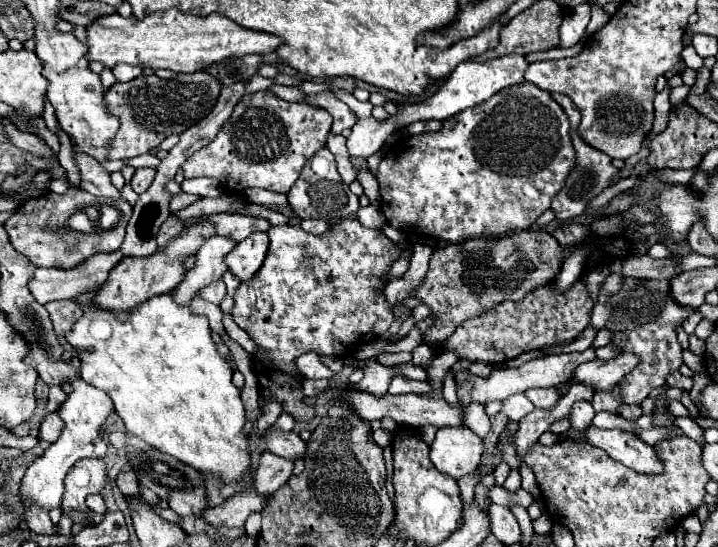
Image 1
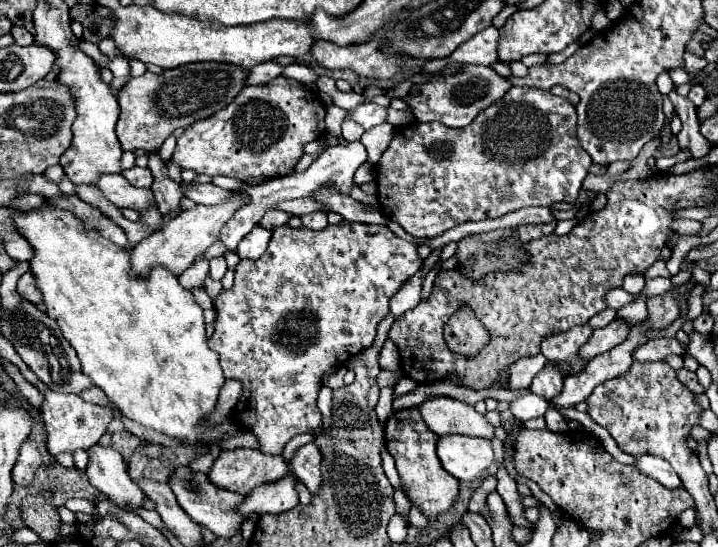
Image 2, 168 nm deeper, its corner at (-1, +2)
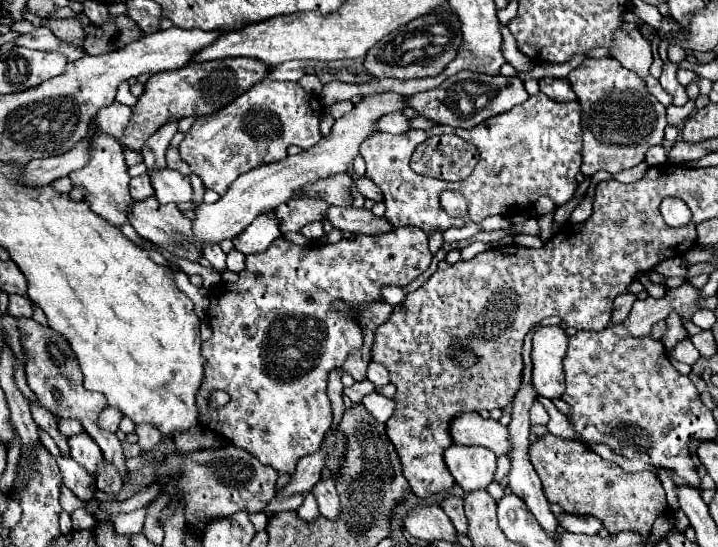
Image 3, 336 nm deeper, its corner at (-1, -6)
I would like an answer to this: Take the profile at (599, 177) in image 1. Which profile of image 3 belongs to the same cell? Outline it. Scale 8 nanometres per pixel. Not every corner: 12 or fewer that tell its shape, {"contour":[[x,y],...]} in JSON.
{"contour":[[565,77],[539,79],[539,87],[555,101],[577,99]]}

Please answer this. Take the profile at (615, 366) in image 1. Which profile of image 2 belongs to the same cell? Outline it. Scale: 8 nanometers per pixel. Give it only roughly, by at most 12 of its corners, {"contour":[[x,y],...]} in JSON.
{"contour":[[651,339],[633,351],[637,363],[685,353],[677,339]]}

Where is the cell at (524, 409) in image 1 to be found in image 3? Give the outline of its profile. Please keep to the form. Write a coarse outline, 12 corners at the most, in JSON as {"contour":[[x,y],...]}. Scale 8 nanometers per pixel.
{"contour":[[539,401],[531,407],[531,425],[547,425],[547,409]]}

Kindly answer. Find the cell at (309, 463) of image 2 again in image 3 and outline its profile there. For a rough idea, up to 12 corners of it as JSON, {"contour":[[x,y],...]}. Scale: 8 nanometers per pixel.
{"contour":[[321,479],[313,493],[321,515],[339,519],[339,493],[333,479]]}

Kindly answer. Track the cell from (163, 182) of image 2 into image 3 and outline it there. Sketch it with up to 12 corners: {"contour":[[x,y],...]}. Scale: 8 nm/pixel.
{"contour":[[177,121],[161,125],[143,145],[147,169],[165,167]]}

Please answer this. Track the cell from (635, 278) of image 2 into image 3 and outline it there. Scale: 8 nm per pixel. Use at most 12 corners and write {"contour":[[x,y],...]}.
{"contour":[[615,297],[611,323],[623,323],[637,297]]}

